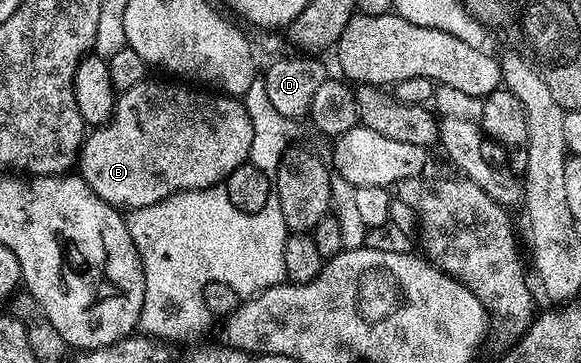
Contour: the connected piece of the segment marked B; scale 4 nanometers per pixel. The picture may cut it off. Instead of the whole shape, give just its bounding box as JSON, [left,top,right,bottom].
[75,78,252,210]

